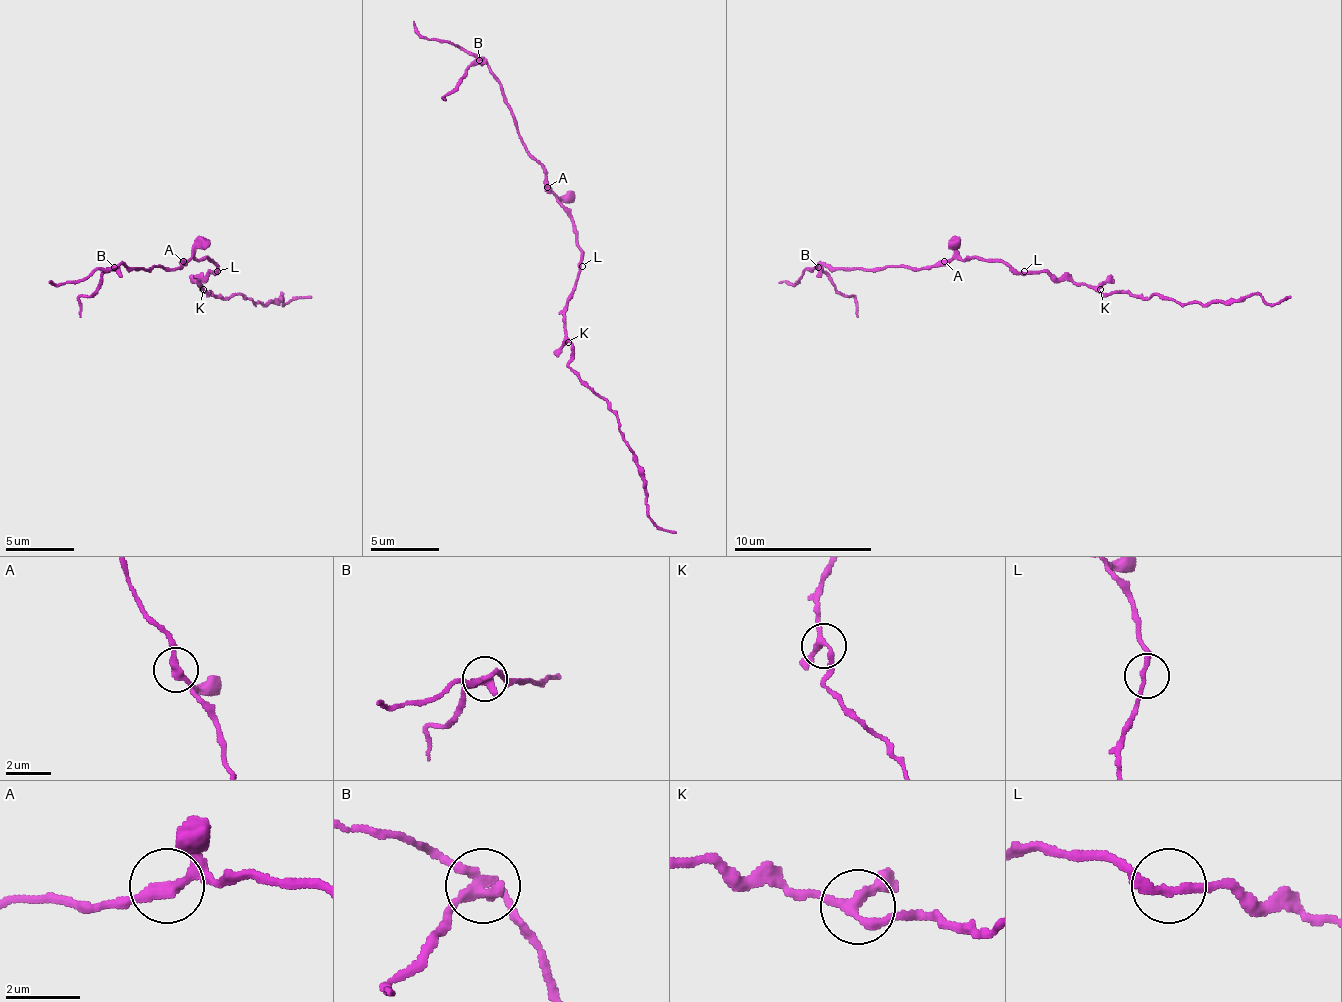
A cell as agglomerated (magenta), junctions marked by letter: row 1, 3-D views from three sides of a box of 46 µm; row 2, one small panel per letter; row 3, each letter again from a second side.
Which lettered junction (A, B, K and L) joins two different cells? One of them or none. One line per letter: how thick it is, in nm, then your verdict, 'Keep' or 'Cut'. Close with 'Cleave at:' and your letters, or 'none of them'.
A: Thickness 300 nm. Keep
B: Thickness 300 nm. Cut
K: Thickness 240 nm. Keep
L: Thickness 220 nm. Keep
Cleave at: B

